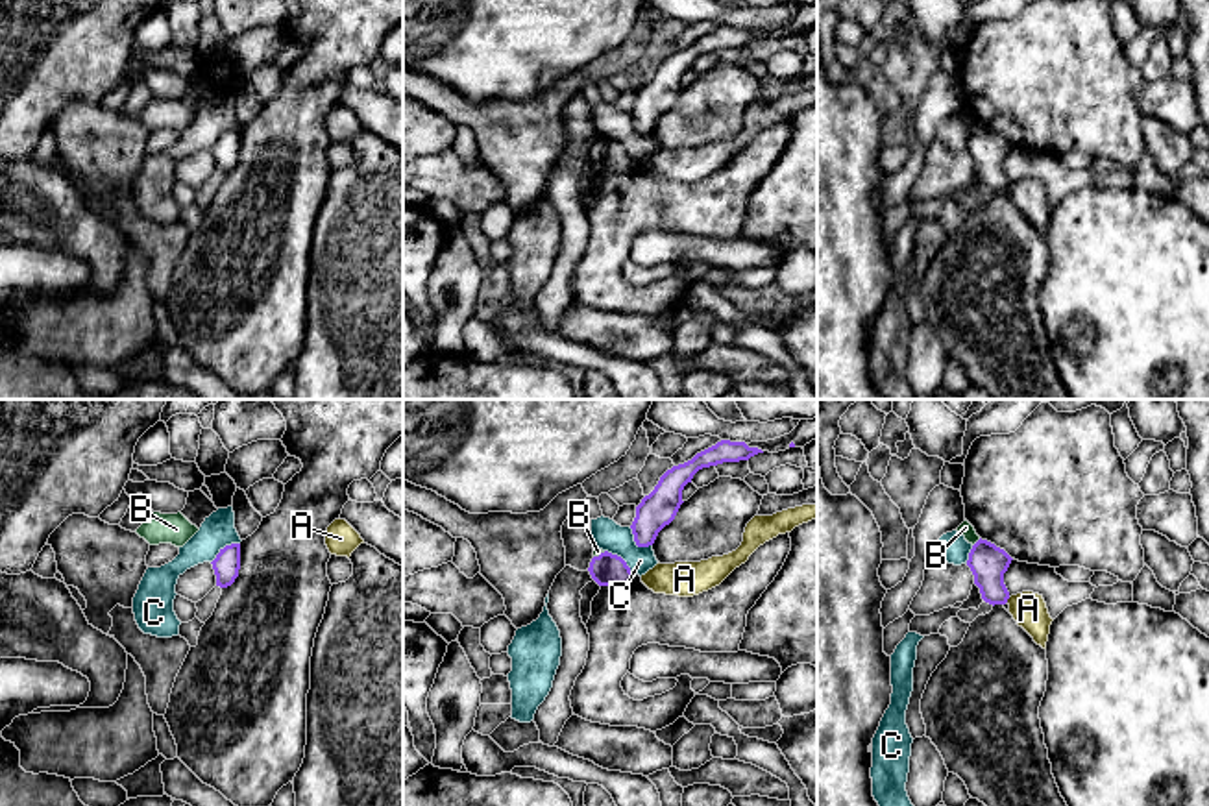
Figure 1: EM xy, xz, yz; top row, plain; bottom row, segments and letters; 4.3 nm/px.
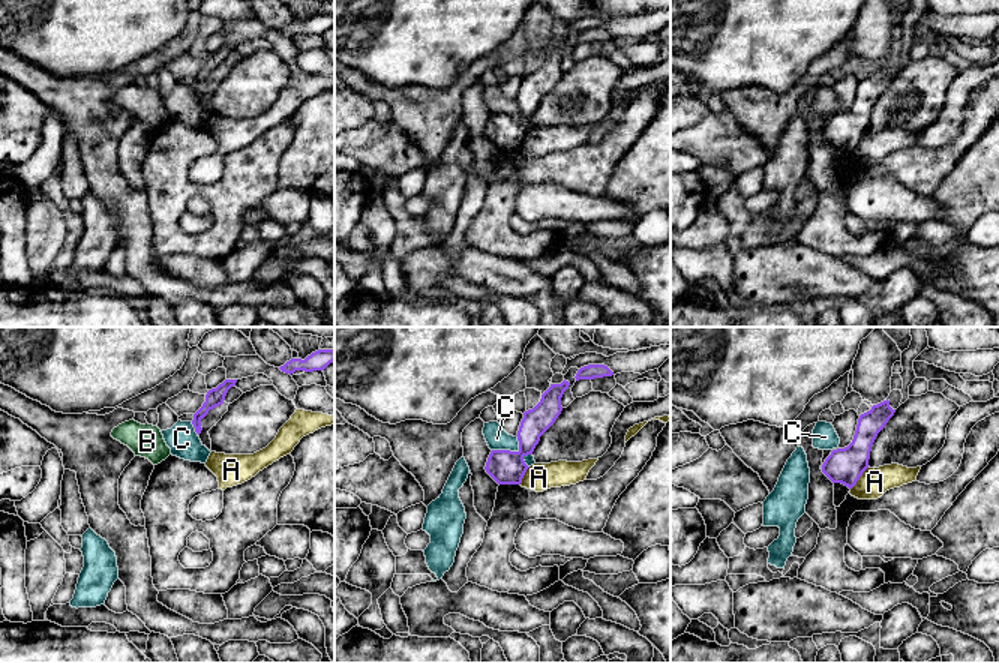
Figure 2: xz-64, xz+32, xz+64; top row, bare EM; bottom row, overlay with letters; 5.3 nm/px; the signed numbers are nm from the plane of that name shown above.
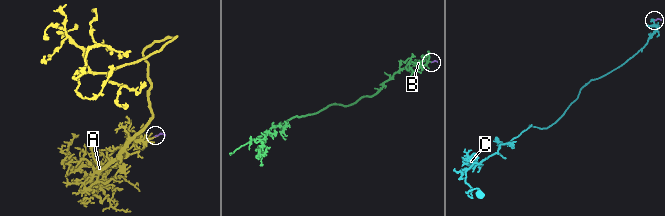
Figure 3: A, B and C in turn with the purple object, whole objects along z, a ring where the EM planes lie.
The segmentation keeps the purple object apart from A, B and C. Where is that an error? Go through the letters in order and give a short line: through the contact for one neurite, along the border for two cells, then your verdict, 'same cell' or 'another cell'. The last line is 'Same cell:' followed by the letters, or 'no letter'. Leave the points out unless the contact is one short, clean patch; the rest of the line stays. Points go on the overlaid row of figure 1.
A: line yz (1010, 598), (1006, 601); another cell
B: line yz (980, 538), (973, 546); another cell
C: line xz (605, 549), (618, 555), (636, 573); another cell
Same cell: no letter

